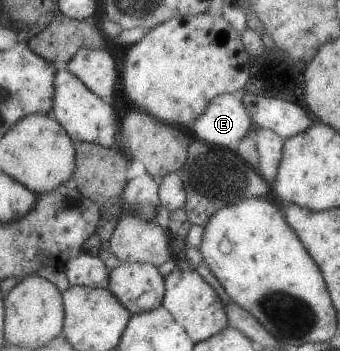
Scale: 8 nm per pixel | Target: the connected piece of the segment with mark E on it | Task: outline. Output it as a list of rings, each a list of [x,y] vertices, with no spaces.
[[[222,94],[209,101],[205,113],[191,121],[191,130],[199,141],[219,148],[234,149],[251,129],[249,113],[241,100]]]

